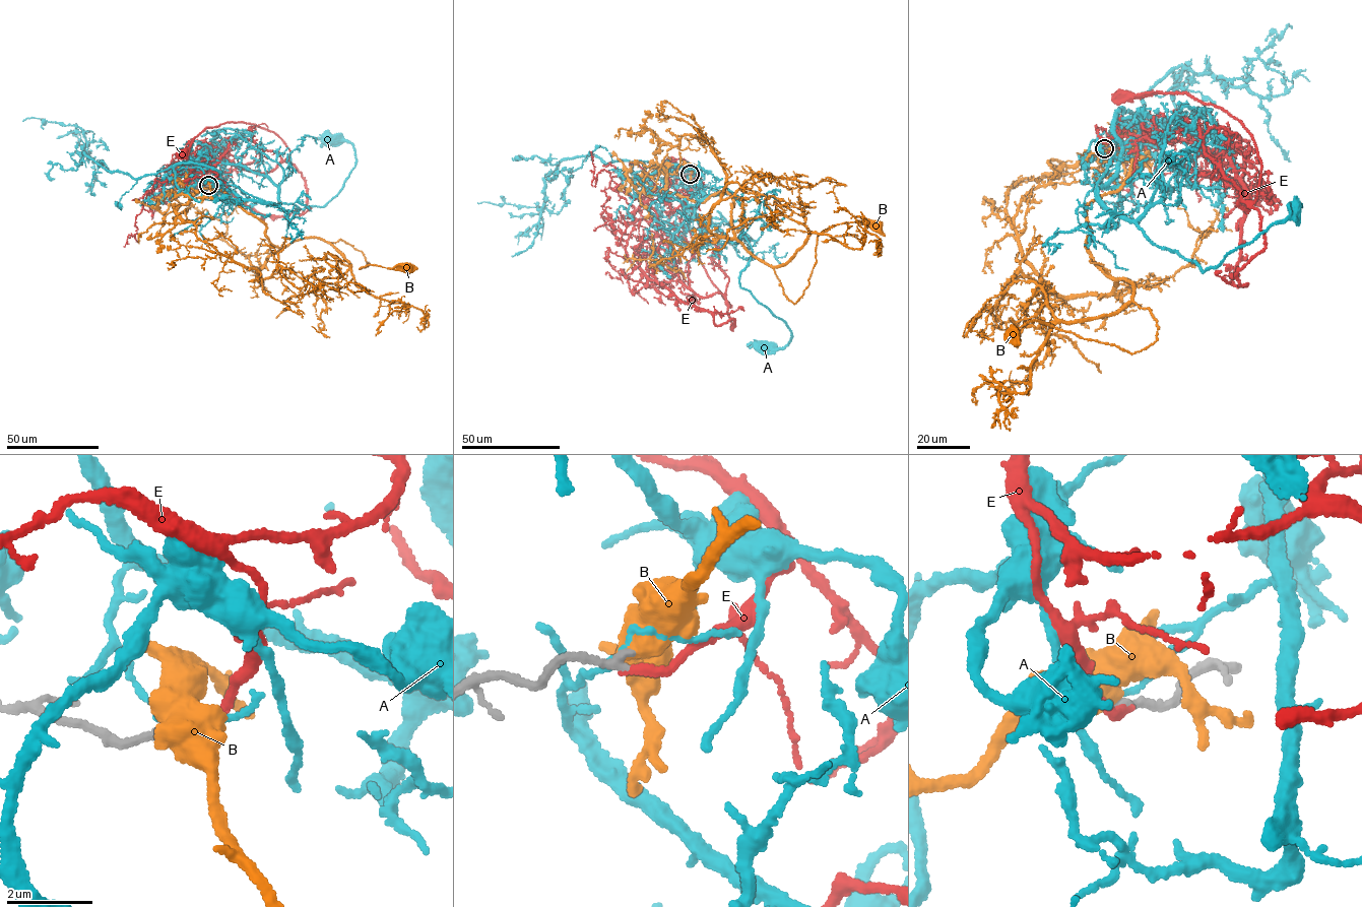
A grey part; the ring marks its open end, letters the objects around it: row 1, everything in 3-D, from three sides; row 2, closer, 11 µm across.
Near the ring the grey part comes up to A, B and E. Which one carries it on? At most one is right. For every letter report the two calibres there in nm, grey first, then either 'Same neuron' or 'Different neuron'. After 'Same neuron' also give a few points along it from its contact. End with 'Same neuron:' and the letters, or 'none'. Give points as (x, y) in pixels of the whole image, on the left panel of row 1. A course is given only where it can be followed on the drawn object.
A: Thickness 240 nm (grey) against 100 nm. Different neuron
B: Thickness 240 nm (grey) against 650 nm. Different neuron
E: Thickness 240 nm (grey) against 180 nm. Same neuron. Its course: (208, 185), (231, 138), (283, 160), (289, 148), (271, 132), (229, 122), (181, 152)
Same neuron: E

